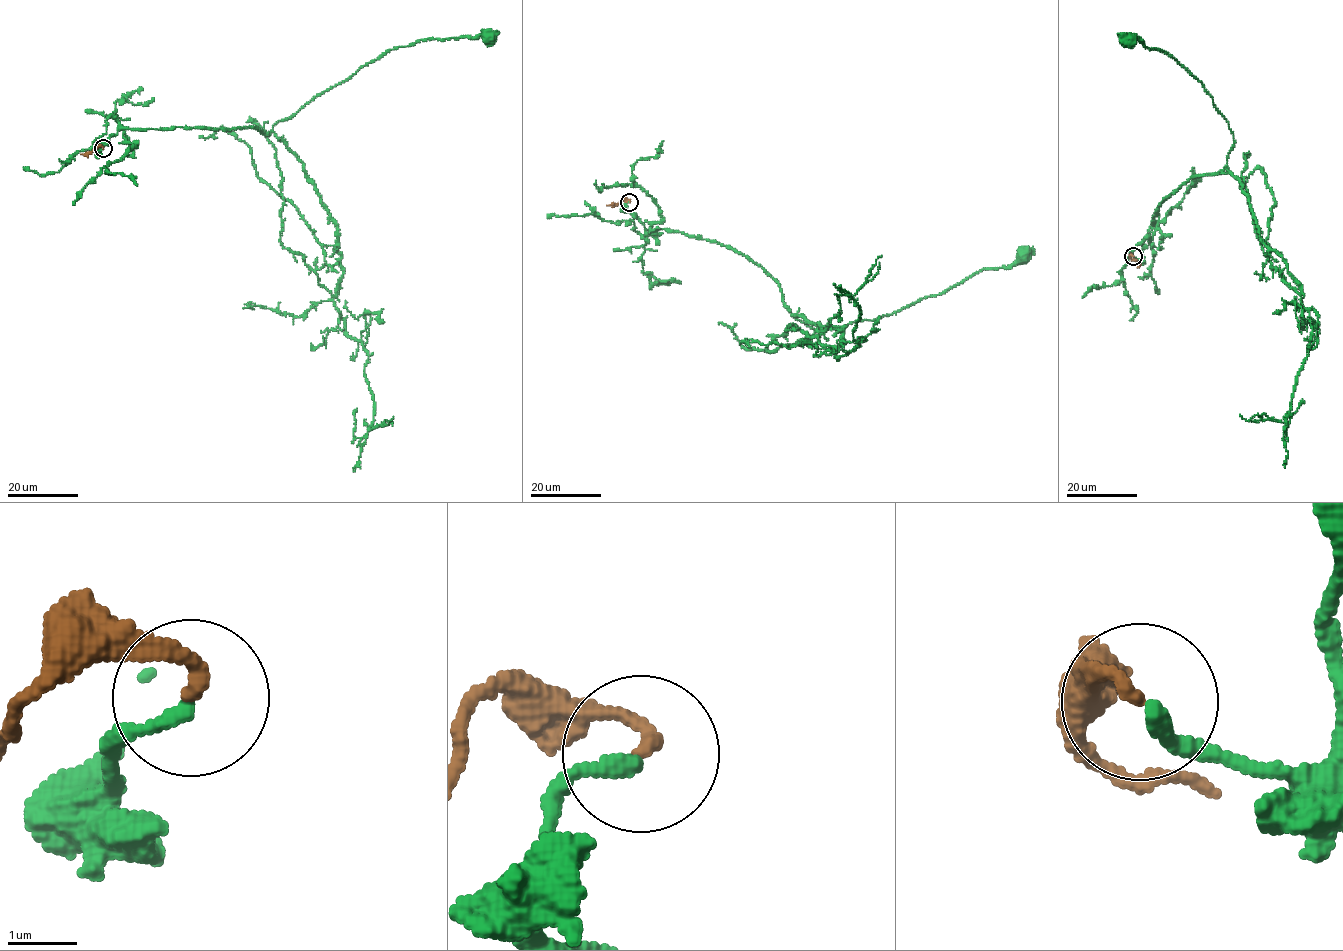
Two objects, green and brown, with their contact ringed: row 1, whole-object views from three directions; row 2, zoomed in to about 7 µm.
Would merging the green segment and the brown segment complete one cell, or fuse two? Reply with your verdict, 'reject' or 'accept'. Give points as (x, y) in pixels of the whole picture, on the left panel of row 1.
accept

